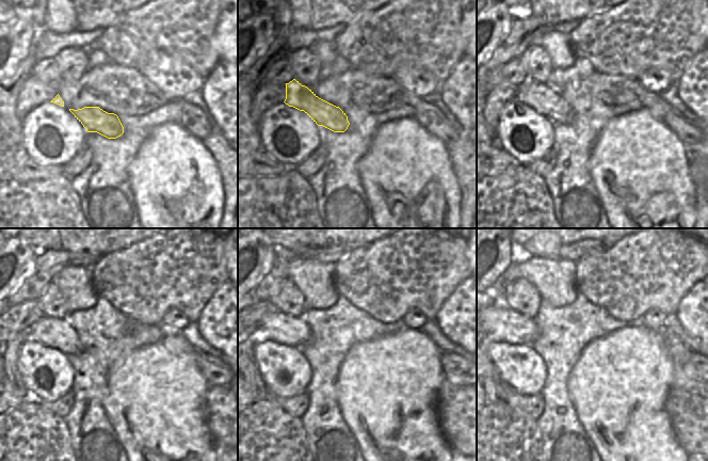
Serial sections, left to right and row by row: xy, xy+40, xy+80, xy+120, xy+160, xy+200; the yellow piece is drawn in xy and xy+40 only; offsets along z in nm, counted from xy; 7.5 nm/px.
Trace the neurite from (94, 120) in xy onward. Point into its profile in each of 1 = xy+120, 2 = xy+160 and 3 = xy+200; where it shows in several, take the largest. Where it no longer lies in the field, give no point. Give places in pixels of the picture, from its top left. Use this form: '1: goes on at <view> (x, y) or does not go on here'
1: goes on at xy+120 (52, 332)
2: goes on at xy+160 (278, 327)
3: goes on at xy+200 (500, 322)

